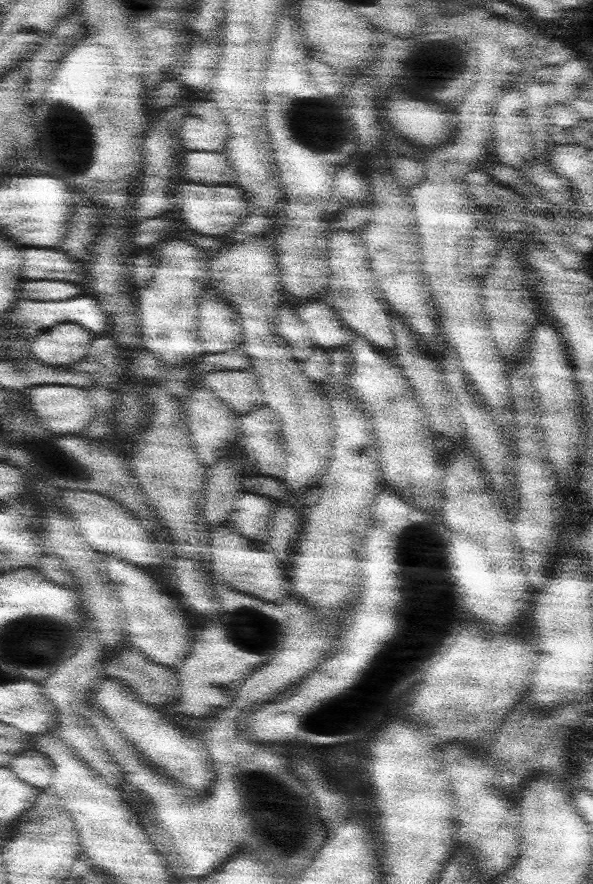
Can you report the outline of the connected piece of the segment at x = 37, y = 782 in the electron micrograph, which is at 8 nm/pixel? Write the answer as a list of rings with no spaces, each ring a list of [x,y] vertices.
[[[26,750],[16,756],[8,767],[19,779],[40,789],[50,787],[54,783],[56,769],[50,757],[44,753]]]

